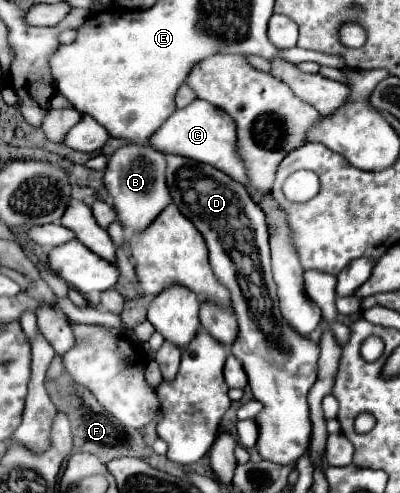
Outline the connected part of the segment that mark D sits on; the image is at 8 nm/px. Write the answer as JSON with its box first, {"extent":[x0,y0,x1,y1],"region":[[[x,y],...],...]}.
{"extent":[167,154,319,466],"region":[[[167,154],[167,186],[181,214],[189,214],[189,220],[203,234],[211,268],[231,292],[239,320],[239,336],[231,352],[243,362],[253,396],[263,402],[263,410],[255,418],[259,424],[257,450],[263,460],[295,466],[307,454],[311,440],[307,394],[317,378],[319,344],[295,334],[279,314],[265,214],[251,202],[243,184],[191,158]]]}

